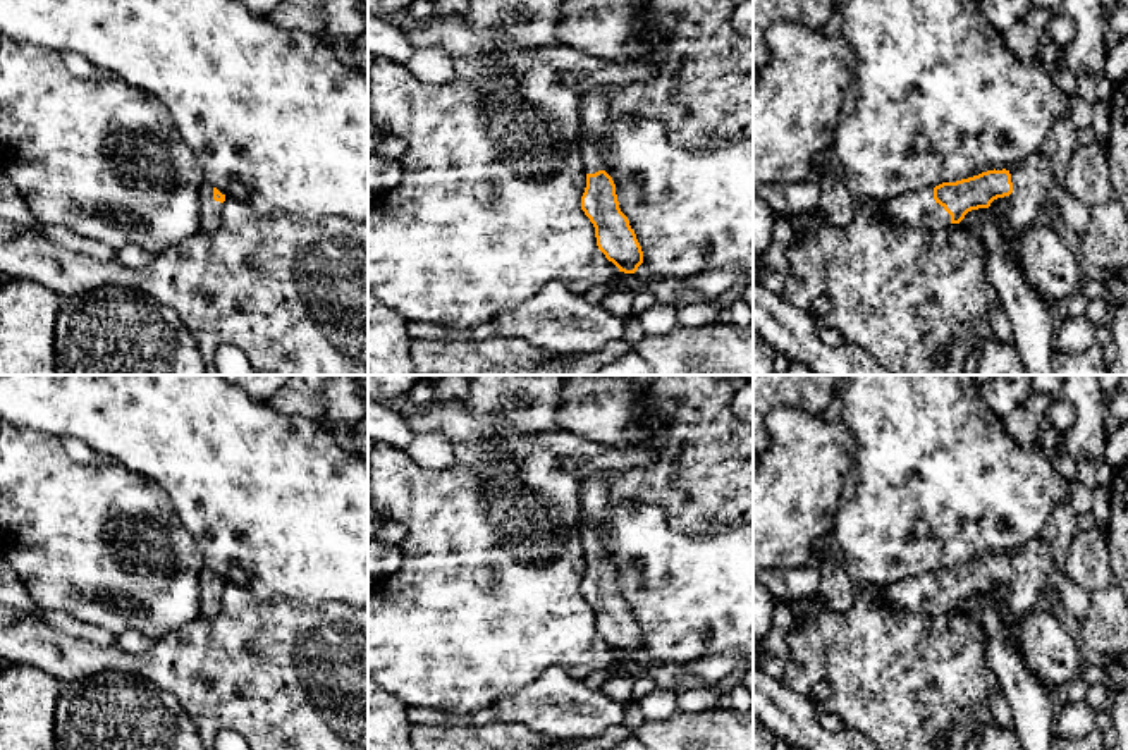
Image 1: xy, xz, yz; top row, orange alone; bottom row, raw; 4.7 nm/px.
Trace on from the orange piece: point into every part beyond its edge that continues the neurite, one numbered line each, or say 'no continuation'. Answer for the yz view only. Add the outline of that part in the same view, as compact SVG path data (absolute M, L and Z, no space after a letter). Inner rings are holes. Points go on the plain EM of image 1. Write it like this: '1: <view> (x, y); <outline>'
1: yz (917, 594); M934 573L903 578L879 588L879 600L896 609L941 616L951 611L951 600L934 585Z

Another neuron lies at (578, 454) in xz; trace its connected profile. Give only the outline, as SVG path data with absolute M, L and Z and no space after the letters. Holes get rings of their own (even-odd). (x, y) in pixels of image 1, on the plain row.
M567 430L543 432L542 447L557 458L559 464L574 473L579 482L598 471L626 471L653 461L650 449L641 446L614 447L590 440Z

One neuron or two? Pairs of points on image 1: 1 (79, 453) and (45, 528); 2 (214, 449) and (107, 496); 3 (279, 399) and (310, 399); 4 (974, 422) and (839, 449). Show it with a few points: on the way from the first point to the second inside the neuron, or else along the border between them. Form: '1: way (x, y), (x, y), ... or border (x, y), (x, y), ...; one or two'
1: border (59, 439), (74, 460), (93, 463); two
2: border (116, 461), (153, 480), (174, 506); two
3: way (286, 399), (303, 399); one
4: border (841, 420), (857, 444), (855, 465), (845, 484); two

